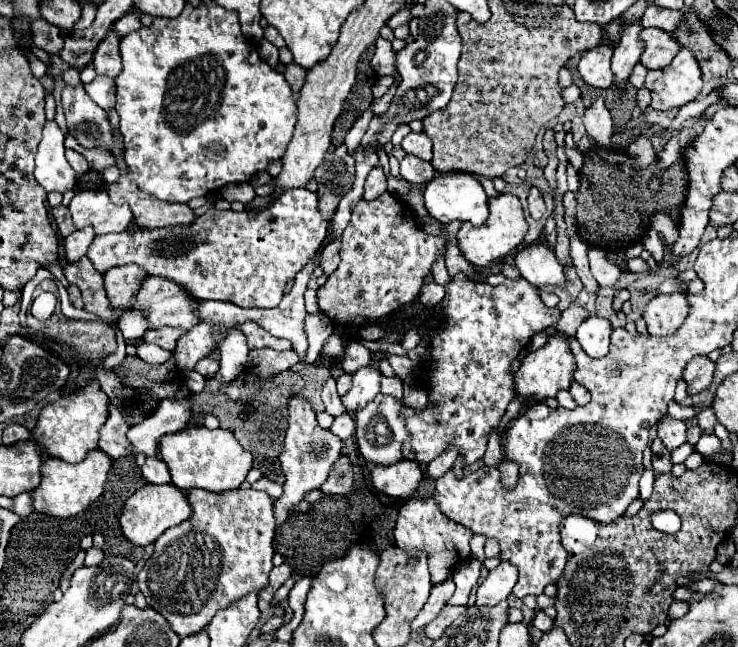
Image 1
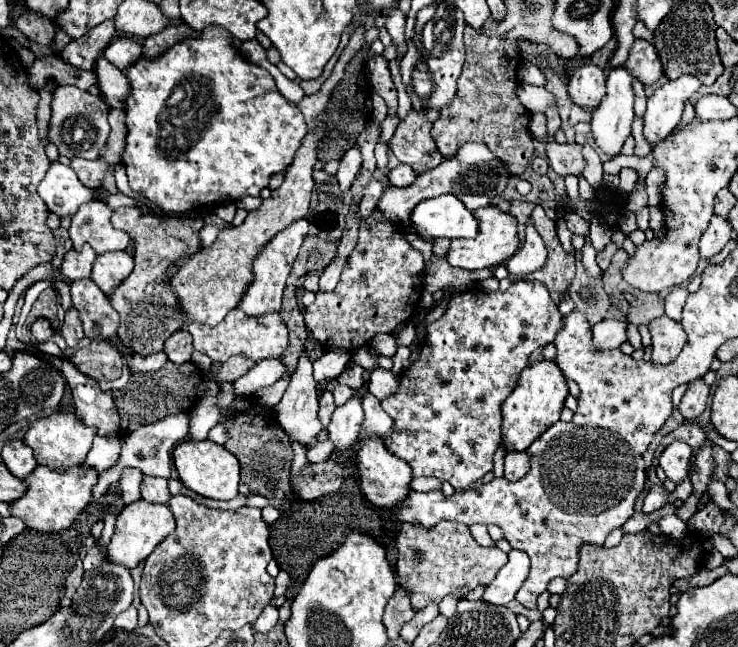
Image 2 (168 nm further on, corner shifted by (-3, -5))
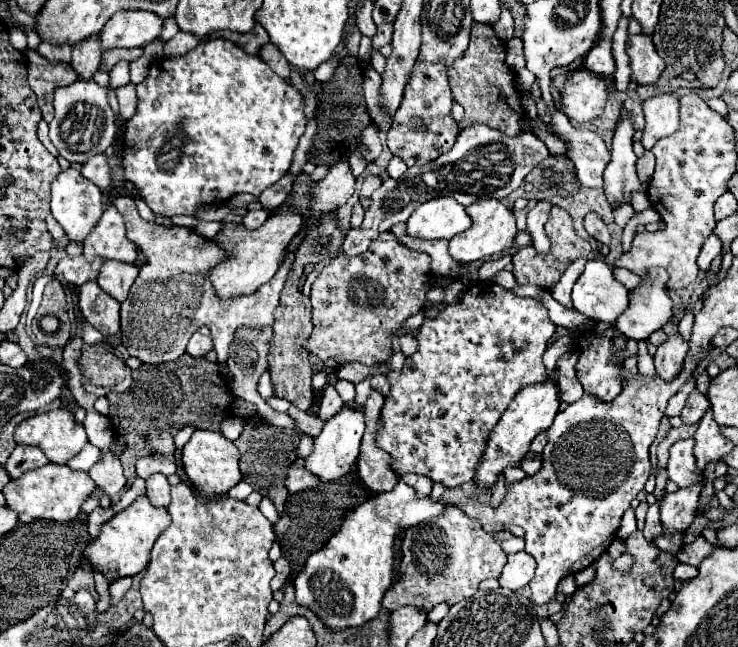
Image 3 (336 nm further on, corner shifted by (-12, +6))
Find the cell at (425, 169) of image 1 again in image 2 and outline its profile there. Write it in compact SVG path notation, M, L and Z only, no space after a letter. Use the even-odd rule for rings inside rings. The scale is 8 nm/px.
M397 165L387 175L389 183L395 185L395 187L407 187L407 185L411 185L415 181L415 177L417 177L417 173L411 171L411 167L405 167L405 165Z

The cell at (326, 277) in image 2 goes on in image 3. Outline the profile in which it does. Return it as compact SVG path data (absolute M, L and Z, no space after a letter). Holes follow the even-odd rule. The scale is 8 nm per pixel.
M474 124L472 128L464 128L458 134L456 144L448 152L444 152L444 156L438 156L426 166L408 168L400 180L394 178L384 180L382 186L372 194L372 204L366 210L362 226L346 234L342 250L348 256L364 254L370 242L380 236L380 232L390 230L398 222L406 222L420 204L438 196L454 196L464 206L470 206L484 198L500 200L518 186L522 186L524 176L534 166L544 162L548 156L550 152L546 144L540 138L536 138L532 132L508 138L502 132L496 132L494 128L488 128L484 124Z

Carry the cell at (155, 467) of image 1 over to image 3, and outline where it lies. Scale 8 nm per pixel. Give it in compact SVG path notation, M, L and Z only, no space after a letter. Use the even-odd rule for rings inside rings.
M152 474L146 480L146 496L154 506L168 506L170 504L170 484L164 474Z

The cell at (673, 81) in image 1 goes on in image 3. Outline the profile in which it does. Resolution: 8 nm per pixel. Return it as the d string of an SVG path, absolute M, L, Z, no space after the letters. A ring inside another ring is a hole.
M662 92L644 102L646 128L642 134L642 144L650 150L660 138L670 136L678 128L678 108L680 98L674 92Z

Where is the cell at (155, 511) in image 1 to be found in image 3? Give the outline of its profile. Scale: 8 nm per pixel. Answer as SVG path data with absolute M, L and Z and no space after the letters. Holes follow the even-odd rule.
M146 496L136 498L128 508L118 512L112 520L102 524L100 536L86 546L84 560L88 560L90 568L98 568L108 580L116 580L122 576L134 576L148 566L150 550L156 538L168 528L170 514L166 508L158 508L150 504Z

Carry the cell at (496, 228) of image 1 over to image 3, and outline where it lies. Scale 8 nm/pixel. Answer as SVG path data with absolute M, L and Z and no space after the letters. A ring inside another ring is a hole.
M484 198L476 204L470 204L466 208L466 212L472 216L472 228L462 232L460 236L454 236L450 240L450 256L458 262L474 262L480 258L488 258L488 256L500 256L504 252L508 252L514 244L516 238L516 218L512 214L510 208L506 208L500 200L496 198Z

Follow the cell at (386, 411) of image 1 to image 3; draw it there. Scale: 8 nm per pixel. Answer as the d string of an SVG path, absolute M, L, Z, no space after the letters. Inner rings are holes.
M376 374L376 376L372 376L370 384L372 384L372 388L374 388L376 392L380 392L384 398L388 396L388 392L390 392L390 384L388 384L388 380L386 380L384 374Z

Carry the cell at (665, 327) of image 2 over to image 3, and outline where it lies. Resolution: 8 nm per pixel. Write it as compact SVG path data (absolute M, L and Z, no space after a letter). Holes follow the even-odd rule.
M678 332L670 334L670 338L664 344L660 344L654 354L656 372L670 380L676 372L680 372L686 352L688 352L688 342Z

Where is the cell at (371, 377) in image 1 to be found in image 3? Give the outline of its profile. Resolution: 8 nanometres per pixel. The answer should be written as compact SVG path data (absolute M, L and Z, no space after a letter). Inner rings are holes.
M344 406L336 416L332 416L324 424L320 436L316 436L316 440L314 440L314 452L306 458L306 468L312 474L320 476L322 482L338 480L340 476L348 474L350 468L352 468L352 464L358 458L358 450L360 450L364 428L366 428L364 412L358 410L358 408L352 408L352 406Z

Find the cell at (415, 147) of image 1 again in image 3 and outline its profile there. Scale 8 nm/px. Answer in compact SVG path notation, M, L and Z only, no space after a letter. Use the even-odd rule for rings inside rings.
M416 62L412 76L406 84L402 104L396 110L392 128L388 132L388 148L392 150L392 154L402 158L406 166L424 166L436 160L436 156L448 152L458 136L456 120L450 114L452 102L454 98L448 88L446 66L440 62Z

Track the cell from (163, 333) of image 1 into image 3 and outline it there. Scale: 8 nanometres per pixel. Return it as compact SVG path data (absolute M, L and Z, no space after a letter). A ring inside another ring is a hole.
M202 326L202 328L198 328L198 330L192 334L186 352L188 352L190 356L204 356L204 354L210 352L210 350L212 350L212 338L210 338L208 328Z

